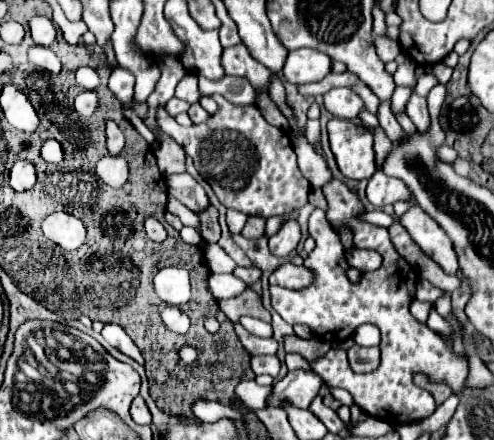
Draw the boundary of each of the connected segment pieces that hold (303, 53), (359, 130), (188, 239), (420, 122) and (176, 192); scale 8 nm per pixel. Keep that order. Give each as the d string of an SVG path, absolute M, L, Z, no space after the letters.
M296 49L288 53L282 73L294 85L314 83L326 77L326 73L330 71L330 65L332 65L330 57L326 57L324 53L318 53L316 49Z
M334 117L328 121L328 135L342 175L355 180L370 179L376 171L372 133L354 121Z
M182 227L182 229L180 229L180 237L182 237L182 241L188 243L188 245L198 245L198 243L202 241L200 233L198 233L196 229L192 229L192 227Z
M412 89L412 95L410 95L408 103L406 103L406 113L408 113L408 117L412 119L412 123L416 125L418 131L424 133L428 129L430 117L428 117L428 109L426 109L426 99L416 95L414 89Z
M188 173L166 177L166 185L168 185L170 195L176 197L186 207L190 207L194 213L202 213L206 207L210 207L206 191Z

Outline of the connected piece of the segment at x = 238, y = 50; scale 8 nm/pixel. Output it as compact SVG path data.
M242 43L236 47L224 49L222 69L226 75L236 75L236 77L248 79L254 89L266 89L270 83L270 77L272 77L272 71L264 69L264 65L256 63Z

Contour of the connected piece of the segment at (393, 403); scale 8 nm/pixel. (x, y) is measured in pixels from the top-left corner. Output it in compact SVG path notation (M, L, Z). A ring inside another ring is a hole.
M340 179L328 181L322 187L322 193L328 203L326 216L322 209L315 208L308 220L309 235L316 241L316 249L306 257L306 267L314 271L314 281L308 287L296 291L284 287L269 287L272 307L286 323L304 323L314 331L314 335L326 341L348 339L362 323L376 325L381 333L380 367L376 371L366 374L353 372L344 349L330 349L324 357L310 364L311 369L322 377L326 385L332 383L332 387L342 387L350 391L354 403L358 403L372 417L390 423L420 421L434 413L436 403L429 392L412 383L414 373L426 373L430 375L430 381L446 381L452 391L460 391L468 375L468 361L466 357L456 355L436 331L432 331L424 323L418 323L410 315L408 307L416 295L418 273L404 257L398 255L390 241L388 229L360 219L366 209L360 203L358 195L350 191L348 185ZM342 225L352 231L352 241L356 249L366 247L376 251L376 240L379 242L382 267L370 273L362 273L356 283L346 277L348 265L344 259L344 246L340 243L338 233L334 231Z

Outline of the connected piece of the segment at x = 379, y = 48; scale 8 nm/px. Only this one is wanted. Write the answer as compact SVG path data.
M374 39L374 45L376 45L376 53L378 57L388 63L388 61L394 61L396 55L400 53L400 45L396 41L388 41L388 39Z

